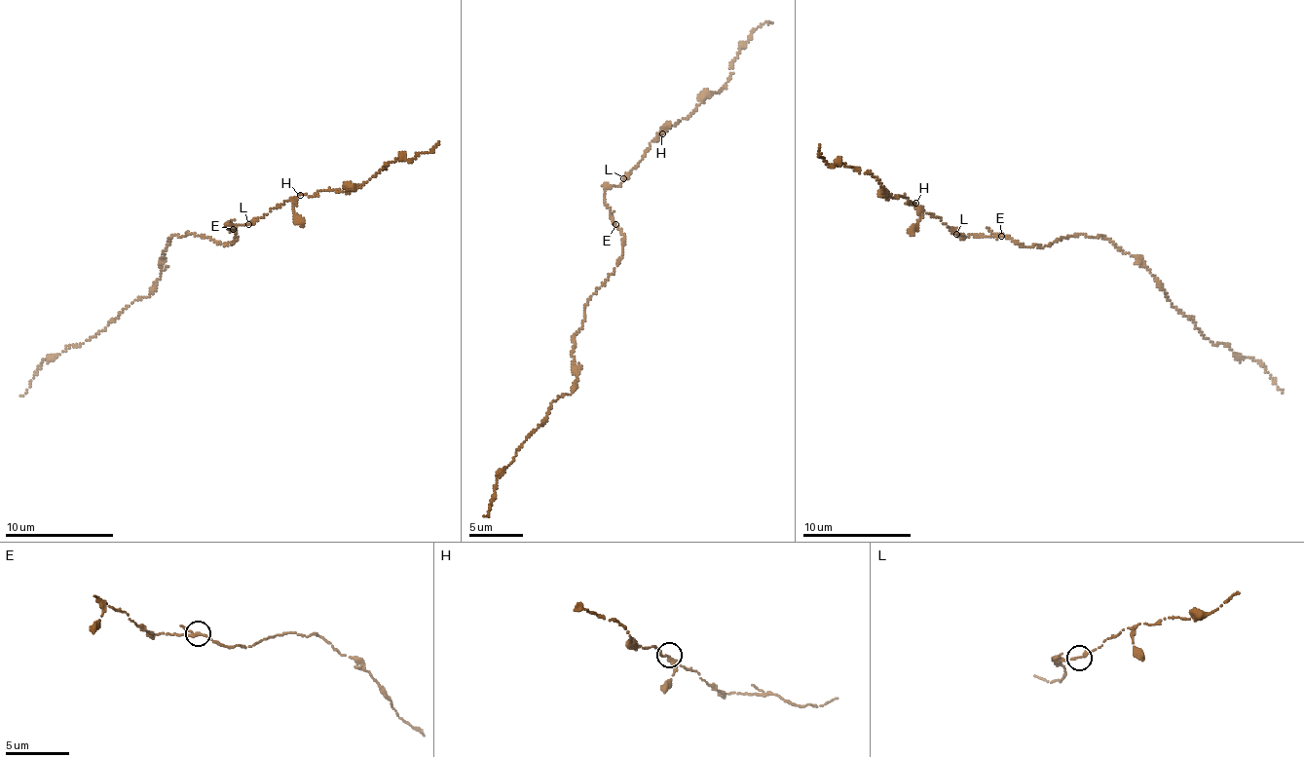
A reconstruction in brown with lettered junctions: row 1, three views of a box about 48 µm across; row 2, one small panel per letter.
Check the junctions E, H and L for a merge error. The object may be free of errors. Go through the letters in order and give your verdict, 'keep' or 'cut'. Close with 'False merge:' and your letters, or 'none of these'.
E: keep
H: keep
L: keep
False merge: none of these

